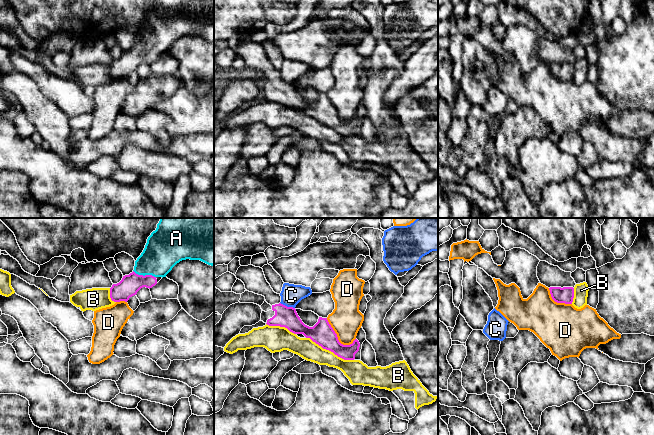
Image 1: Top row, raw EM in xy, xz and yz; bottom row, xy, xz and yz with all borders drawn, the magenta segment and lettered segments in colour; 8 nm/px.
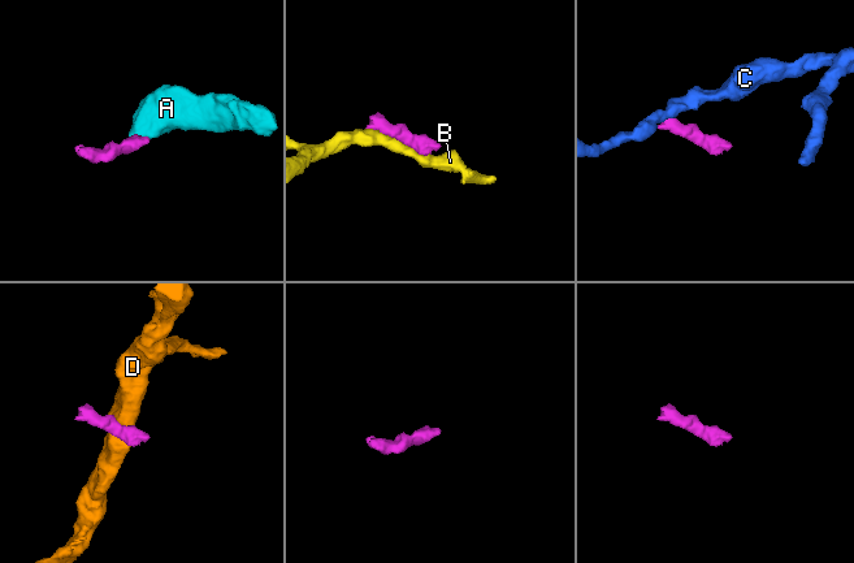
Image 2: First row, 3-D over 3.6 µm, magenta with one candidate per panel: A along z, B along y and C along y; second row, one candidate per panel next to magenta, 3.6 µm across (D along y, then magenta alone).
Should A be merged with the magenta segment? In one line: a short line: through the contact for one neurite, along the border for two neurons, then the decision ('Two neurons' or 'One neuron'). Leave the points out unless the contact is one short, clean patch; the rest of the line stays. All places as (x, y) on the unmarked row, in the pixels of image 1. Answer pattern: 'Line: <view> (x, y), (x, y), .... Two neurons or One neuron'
Line: xy (130, 60), (145, 51), (145, 46), (163, 26). One neuron

